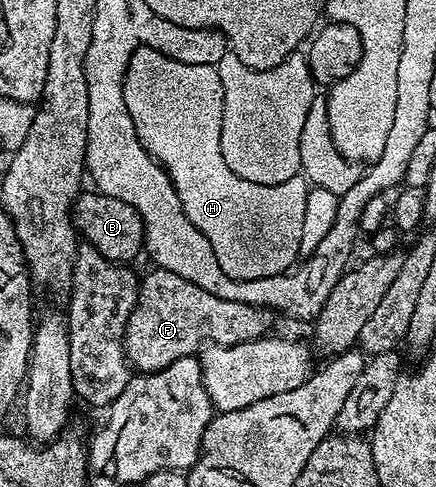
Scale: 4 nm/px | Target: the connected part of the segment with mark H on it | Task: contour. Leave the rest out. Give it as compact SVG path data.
M145 53L139 55L135 73L131 73L131 59L125 59L125 67L125 72L121 71L125 113L130 114L132 123L139 127L143 147L149 151L154 167L161 167L168 182L169 179L173 182L171 193L177 198L187 221L191 221L191 225L195 225L195 229L207 237L215 253L215 261L219 261L223 273L232 279L262 279L286 274L301 255L303 211L307 209L310 189L305 175L300 173L282 184L264 187L263 184L248 183L225 167L225 159L220 152L223 83L216 66L208 62L194 65L192 61L179 61L175 55Z

